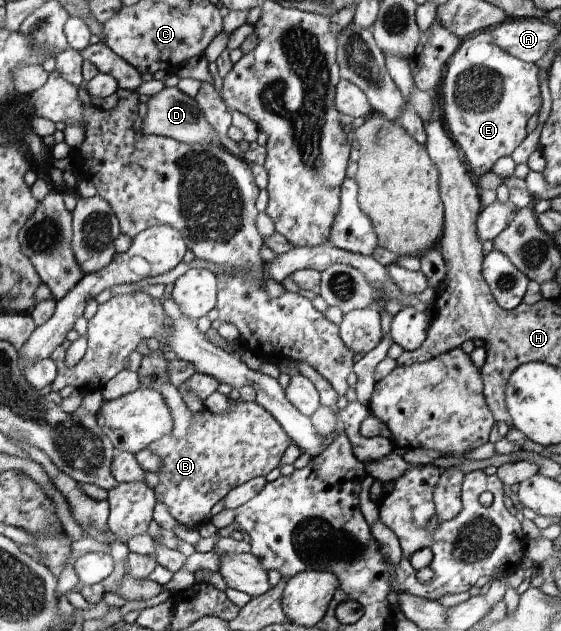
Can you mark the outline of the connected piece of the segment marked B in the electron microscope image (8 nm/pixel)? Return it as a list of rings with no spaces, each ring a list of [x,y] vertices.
[[[240,400],[232,402],[231,409],[224,414],[214,414],[206,409],[192,413],[190,428],[184,438],[175,438],[170,431],[170,434],[162,436],[160,440],[147,446],[148,450],[152,450],[162,458],[162,468],[157,473],[160,482],[155,488],[156,500],[162,502],[170,512],[170,516],[187,529],[200,529],[208,522],[206,516],[210,508],[218,500],[222,500],[226,492],[234,490],[250,478],[265,477],[272,472],[280,464],[280,458],[284,456],[288,446],[290,446],[290,438],[283,425],[256,400],[249,403]]]

